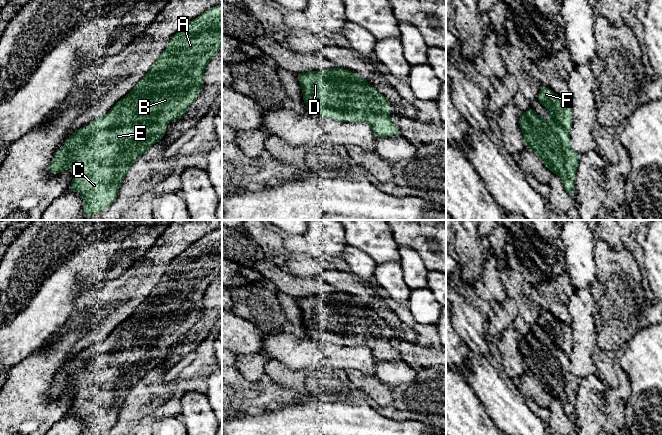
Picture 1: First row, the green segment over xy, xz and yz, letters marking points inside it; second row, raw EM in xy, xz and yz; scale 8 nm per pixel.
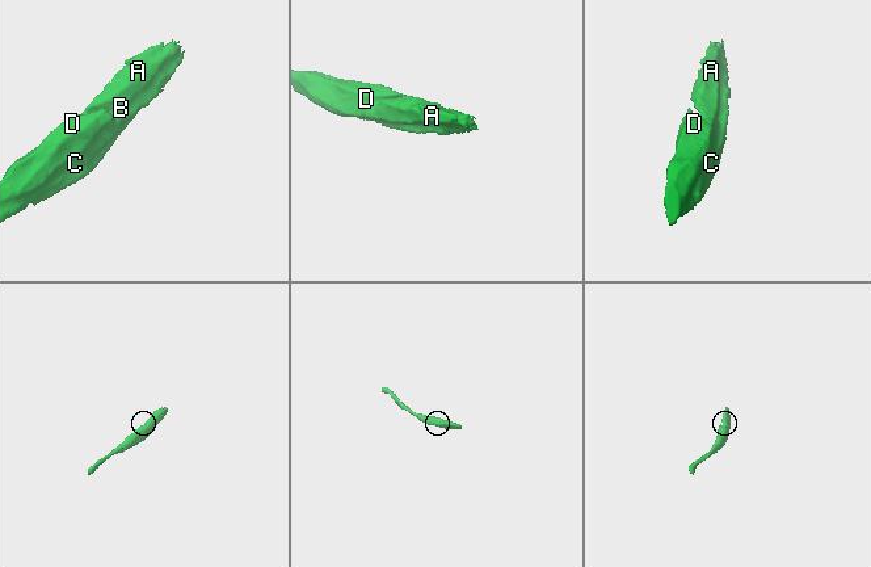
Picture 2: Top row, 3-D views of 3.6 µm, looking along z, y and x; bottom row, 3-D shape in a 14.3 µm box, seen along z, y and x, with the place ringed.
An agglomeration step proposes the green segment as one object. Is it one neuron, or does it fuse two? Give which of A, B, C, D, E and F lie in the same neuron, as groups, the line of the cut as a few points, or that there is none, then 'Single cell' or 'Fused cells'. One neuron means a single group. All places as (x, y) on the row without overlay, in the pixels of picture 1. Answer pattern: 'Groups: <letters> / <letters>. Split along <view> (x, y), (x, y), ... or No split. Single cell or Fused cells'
Groups: A B C D E F. No split. Single cell

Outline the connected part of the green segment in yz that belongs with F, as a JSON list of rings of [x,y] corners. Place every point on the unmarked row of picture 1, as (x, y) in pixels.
[[[541,310],[536,323],[547,333],[552,343],[548,346],[540,341],[532,330],[519,340],[519,349],[523,358],[524,368],[529,371],[552,396],[562,403],[567,417],[574,419],[574,403],[580,384],[580,378],[571,372],[569,356],[572,353],[571,325],[561,322],[550,312]]]

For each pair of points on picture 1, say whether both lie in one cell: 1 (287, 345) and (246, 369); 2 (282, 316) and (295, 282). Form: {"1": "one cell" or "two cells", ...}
{"1": "two cells", "2": "two cells"}

